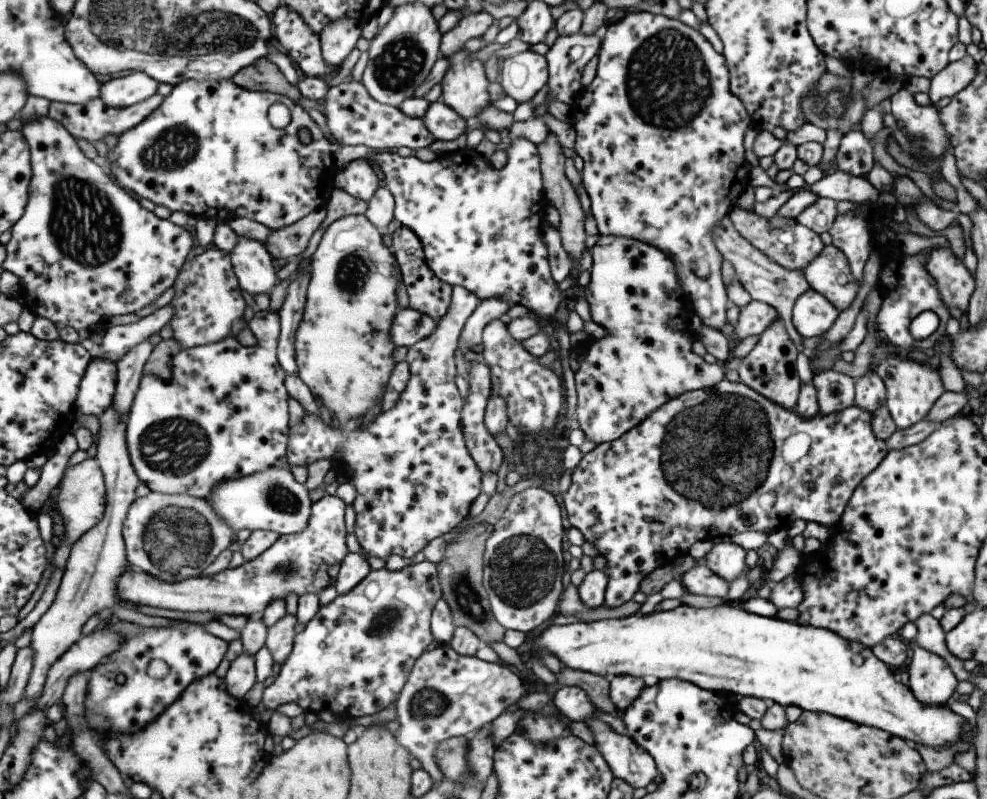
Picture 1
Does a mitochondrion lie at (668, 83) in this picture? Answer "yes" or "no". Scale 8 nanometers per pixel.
yes

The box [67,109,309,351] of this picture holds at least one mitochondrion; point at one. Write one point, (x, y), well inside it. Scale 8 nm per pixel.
(177, 147)

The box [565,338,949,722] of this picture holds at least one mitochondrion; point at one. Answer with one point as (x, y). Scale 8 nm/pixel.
(729, 408)

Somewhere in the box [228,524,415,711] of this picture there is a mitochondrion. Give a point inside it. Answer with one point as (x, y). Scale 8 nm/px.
(388, 619)

